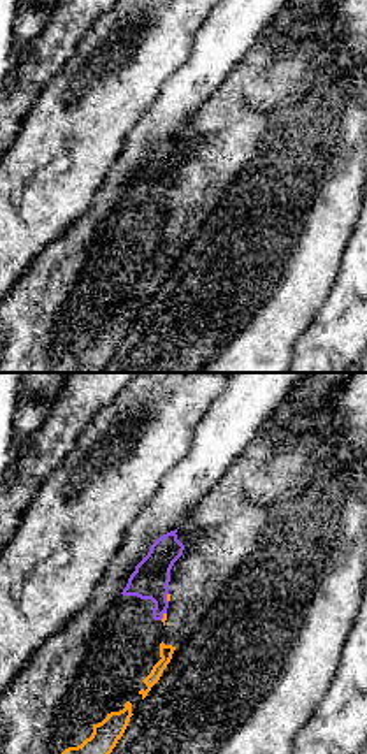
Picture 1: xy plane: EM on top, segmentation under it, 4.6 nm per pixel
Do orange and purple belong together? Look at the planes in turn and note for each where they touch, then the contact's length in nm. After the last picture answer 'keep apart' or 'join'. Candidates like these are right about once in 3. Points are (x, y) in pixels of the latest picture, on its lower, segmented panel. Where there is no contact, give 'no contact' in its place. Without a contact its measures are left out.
contact (164, 616); length 50 nm

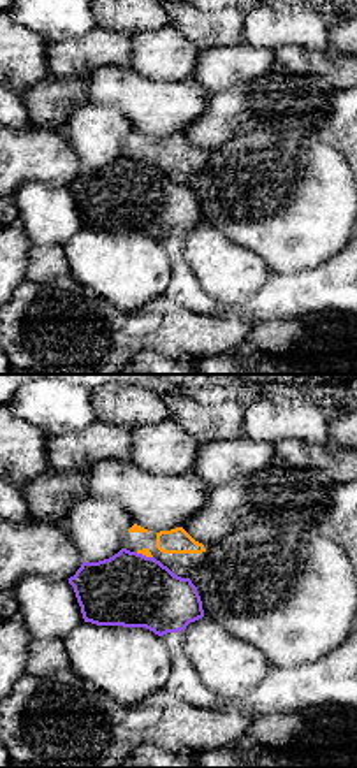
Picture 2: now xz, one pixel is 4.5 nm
contact (145, 554); length 80 nm

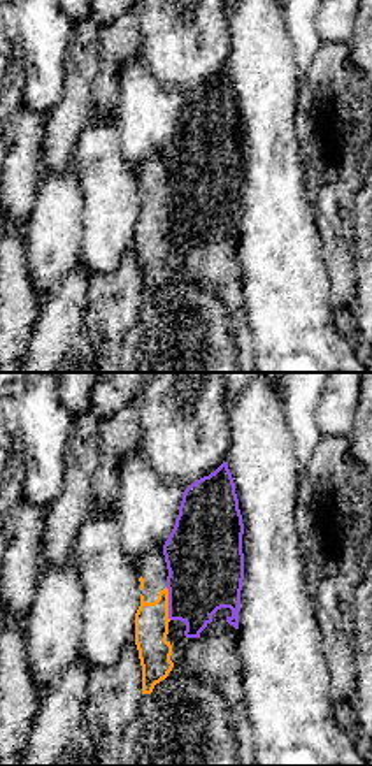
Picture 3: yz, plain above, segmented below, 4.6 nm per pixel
contact (167, 603); length 150 nm

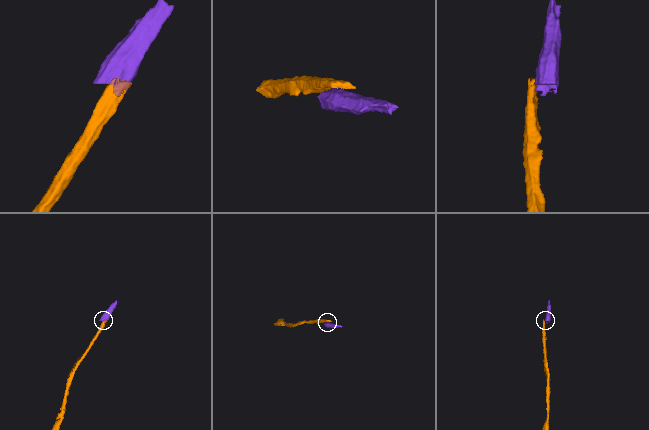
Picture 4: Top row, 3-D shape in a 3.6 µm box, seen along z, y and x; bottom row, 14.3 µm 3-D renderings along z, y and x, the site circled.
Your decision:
keep apart

